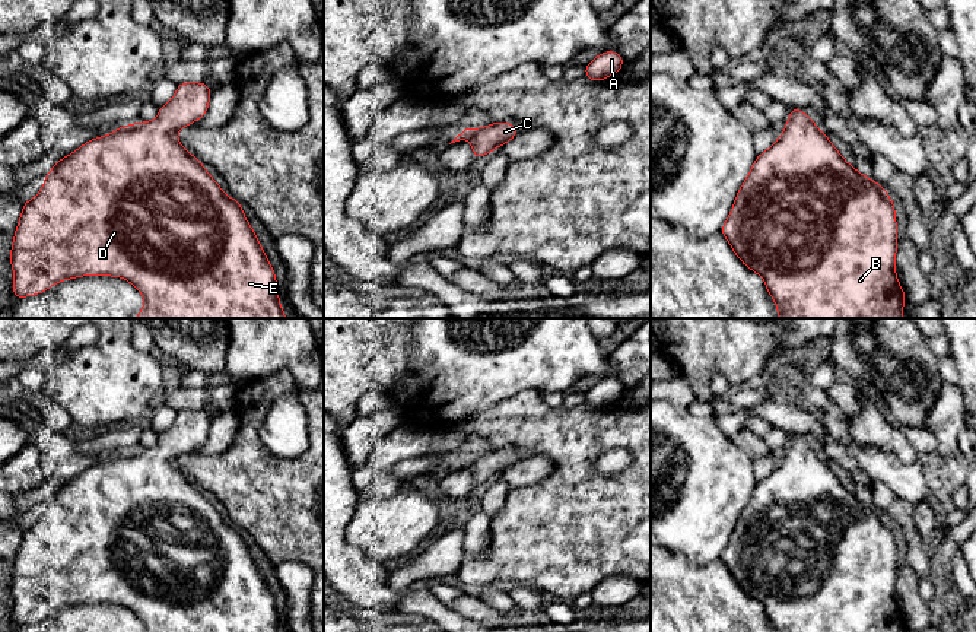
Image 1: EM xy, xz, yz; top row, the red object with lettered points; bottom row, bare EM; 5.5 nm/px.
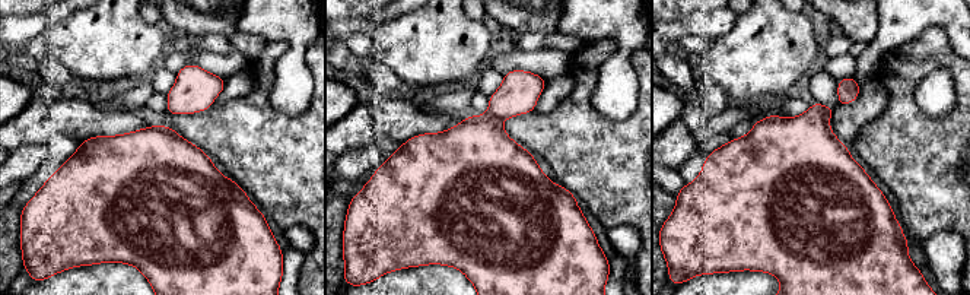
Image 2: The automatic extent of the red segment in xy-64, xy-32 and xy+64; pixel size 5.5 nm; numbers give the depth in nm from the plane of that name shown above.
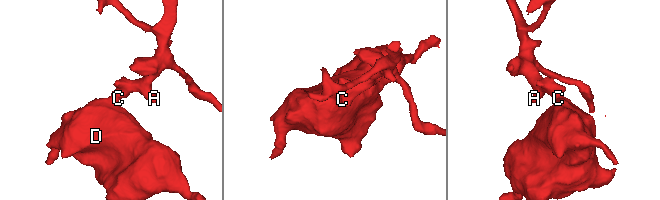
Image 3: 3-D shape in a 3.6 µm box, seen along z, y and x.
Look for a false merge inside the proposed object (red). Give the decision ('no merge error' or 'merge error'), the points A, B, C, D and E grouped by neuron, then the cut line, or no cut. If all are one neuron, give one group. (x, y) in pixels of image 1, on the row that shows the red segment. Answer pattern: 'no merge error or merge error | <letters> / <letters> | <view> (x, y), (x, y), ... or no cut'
no merge error | A B C D E | no cut

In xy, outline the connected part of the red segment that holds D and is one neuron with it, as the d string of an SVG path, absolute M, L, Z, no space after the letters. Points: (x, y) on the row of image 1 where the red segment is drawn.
M204 82L178 83L174 98L159 107L155 121L121 126L55 162L42 190L22 203L10 250L15 299L39 295L61 280L114 276L128 280L144 298L144 307L134 318L287 318L280 307L274 269L241 201L228 197L177 139L179 128L206 115L212 92Z

